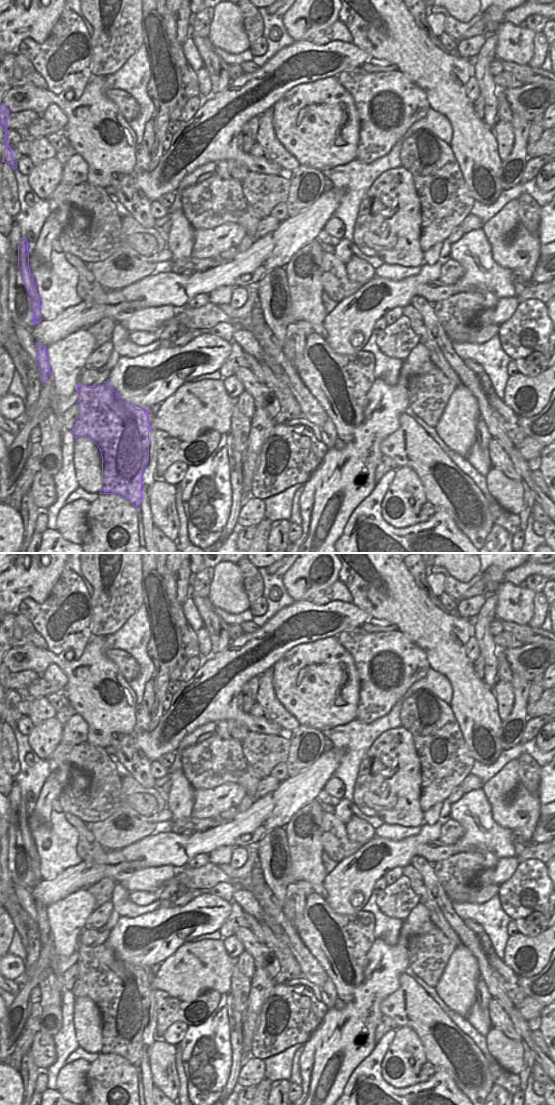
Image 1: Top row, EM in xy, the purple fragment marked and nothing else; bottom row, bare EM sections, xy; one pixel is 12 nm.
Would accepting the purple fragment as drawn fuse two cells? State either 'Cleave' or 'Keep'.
Cleave.

